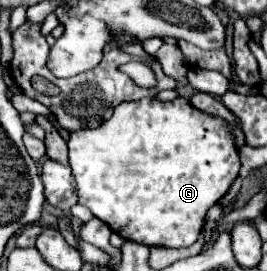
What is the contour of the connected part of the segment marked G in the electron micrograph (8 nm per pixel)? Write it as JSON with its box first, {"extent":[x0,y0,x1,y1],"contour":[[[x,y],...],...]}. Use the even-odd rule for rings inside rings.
{"extent":[68,98,240,248],"contour":[[[156,98],[122,102],[102,126],[72,132],[68,148],[78,204],[86,206],[122,238],[146,246],[184,248],[194,244],[206,212],[228,192],[240,172],[238,148],[226,122],[196,110],[186,98],[172,102],[160,102]]]}

